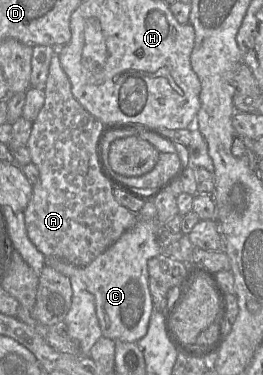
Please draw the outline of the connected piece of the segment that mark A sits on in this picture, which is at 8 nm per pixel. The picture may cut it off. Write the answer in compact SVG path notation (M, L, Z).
M56 50L49 66L44 105L32 124L26 144L32 162L38 167L39 180L33 185L32 198L24 210L24 217L29 239L46 258L57 258L85 267L132 228L138 221L138 214L117 202L113 187L102 175L97 162L97 145L104 131L103 123L73 96L70 80L60 64Z

